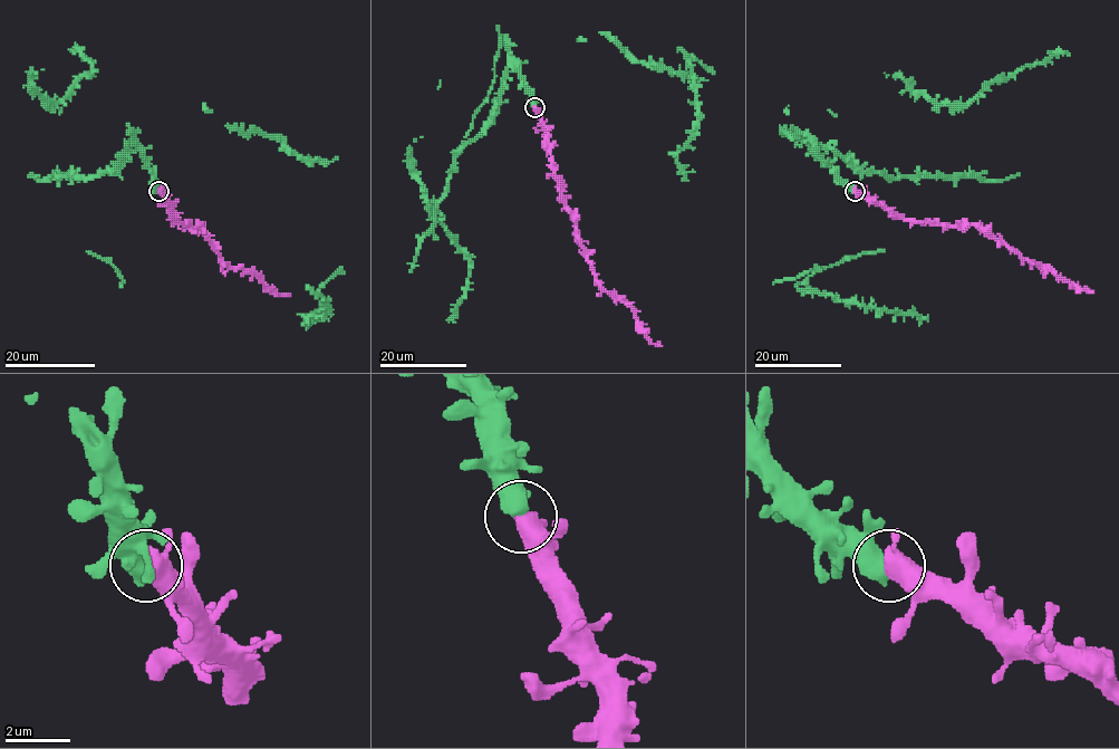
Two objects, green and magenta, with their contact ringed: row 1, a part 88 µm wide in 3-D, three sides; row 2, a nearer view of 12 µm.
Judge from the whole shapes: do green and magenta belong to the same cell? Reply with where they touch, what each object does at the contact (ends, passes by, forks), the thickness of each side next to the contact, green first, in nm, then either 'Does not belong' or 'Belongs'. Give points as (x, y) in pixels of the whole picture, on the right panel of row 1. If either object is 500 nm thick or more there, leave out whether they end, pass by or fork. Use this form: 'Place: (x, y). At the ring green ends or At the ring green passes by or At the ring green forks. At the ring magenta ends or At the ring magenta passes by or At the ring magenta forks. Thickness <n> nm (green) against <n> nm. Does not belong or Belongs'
Place: (855, 191). Thickness 650 nm (green) against 460 nm. Belongs

